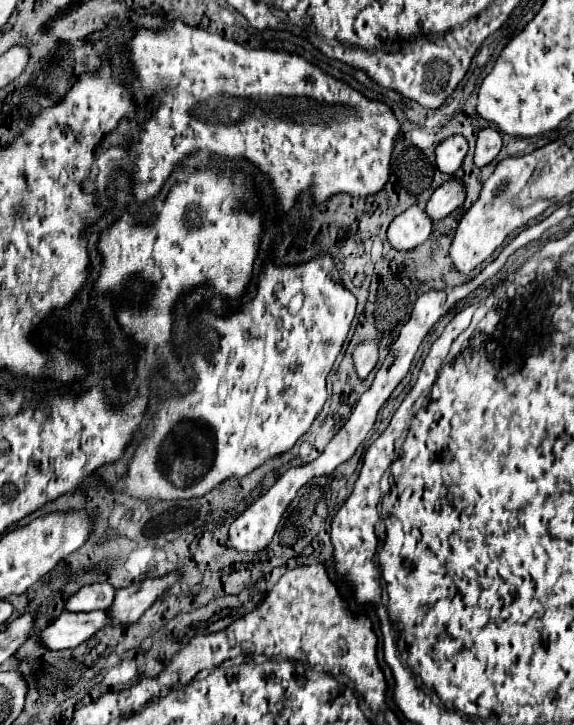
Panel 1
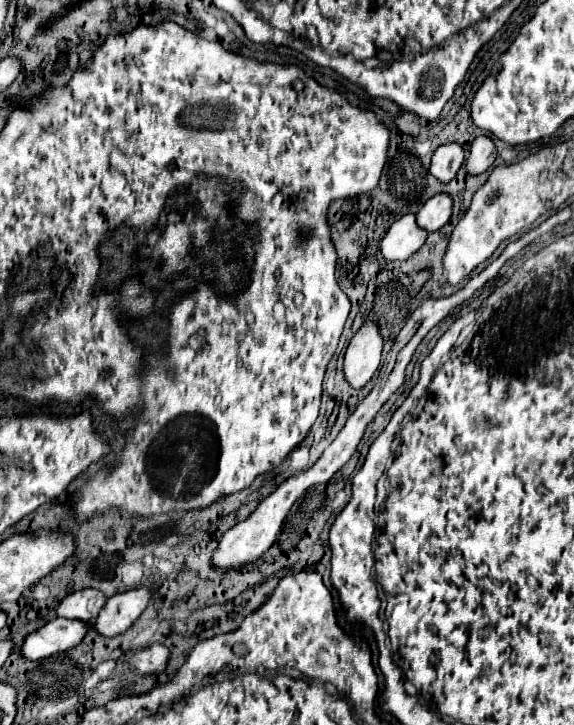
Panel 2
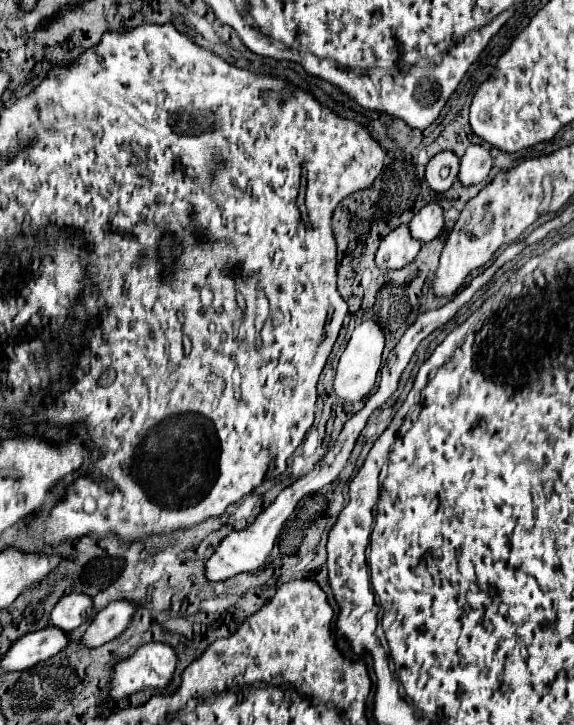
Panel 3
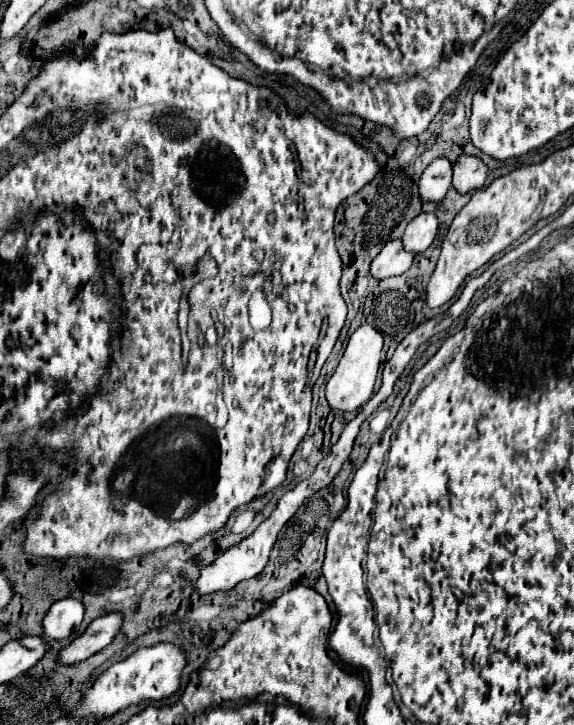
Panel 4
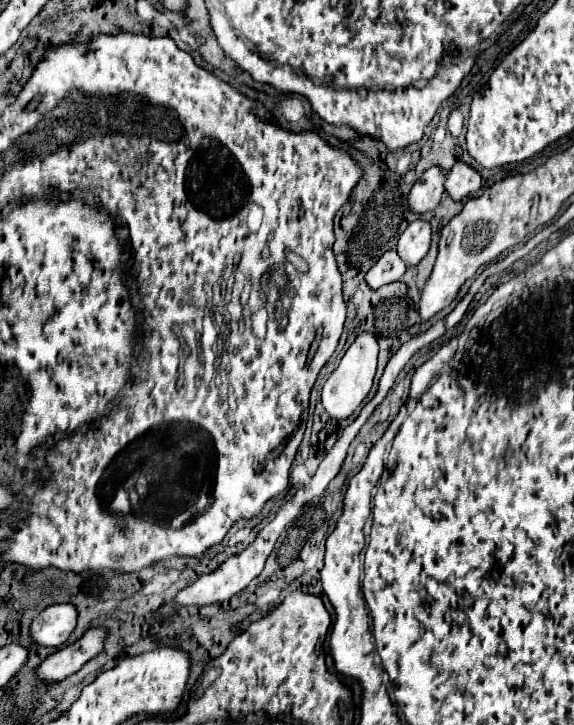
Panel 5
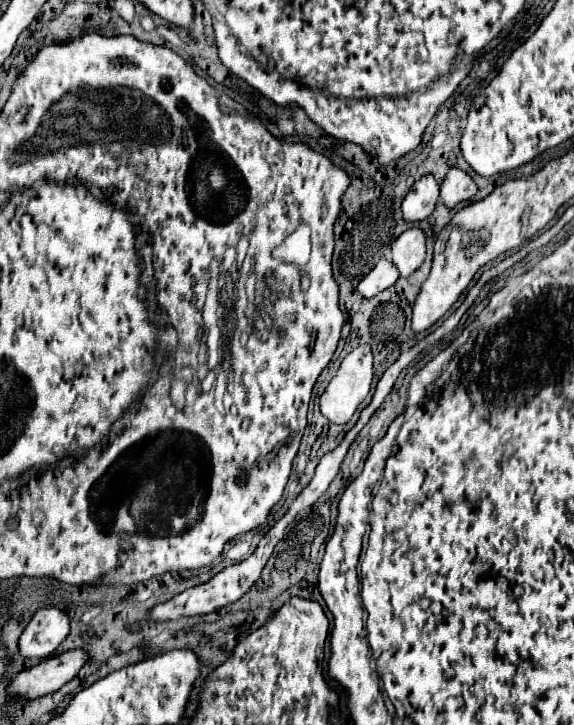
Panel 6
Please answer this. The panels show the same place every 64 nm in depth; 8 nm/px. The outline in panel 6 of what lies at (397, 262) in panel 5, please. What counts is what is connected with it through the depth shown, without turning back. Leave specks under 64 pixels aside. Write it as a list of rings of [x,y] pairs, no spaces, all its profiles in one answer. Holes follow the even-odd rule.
[[[382,258],[372,270],[370,274],[358,284],[358,294],[362,298],[372,298],[388,288],[392,288],[396,284],[398,276],[396,276],[396,268],[392,268],[392,264],[388,264],[388,258]]]

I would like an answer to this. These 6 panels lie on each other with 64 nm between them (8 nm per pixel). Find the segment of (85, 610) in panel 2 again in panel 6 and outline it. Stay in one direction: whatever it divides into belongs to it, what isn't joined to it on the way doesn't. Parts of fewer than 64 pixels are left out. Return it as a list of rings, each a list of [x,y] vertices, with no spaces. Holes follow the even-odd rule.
[[[40,608],[18,640],[18,656],[22,660],[48,658],[68,636],[70,620],[66,612],[56,608]]]

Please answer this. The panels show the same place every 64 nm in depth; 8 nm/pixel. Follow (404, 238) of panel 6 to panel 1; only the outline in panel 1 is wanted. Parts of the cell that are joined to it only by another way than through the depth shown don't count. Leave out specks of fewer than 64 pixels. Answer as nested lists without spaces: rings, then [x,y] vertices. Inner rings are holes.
[[[448,180],[430,196],[426,204],[428,218],[436,224],[450,216],[464,202],[464,186],[458,180]]]

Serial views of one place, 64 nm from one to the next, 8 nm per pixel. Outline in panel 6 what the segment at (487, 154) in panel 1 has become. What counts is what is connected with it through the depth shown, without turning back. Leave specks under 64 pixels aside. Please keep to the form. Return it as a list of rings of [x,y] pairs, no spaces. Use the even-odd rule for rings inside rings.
[[[452,168],[440,186],[440,198],[446,208],[456,208],[462,202],[470,202],[476,192],[478,188],[472,178],[458,168]]]

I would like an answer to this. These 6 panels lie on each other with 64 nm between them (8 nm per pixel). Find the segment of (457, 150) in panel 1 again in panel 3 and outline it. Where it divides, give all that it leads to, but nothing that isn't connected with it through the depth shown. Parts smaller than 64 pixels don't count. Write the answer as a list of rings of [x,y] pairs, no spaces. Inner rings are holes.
[[[440,152],[436,154],[428,166],[426,166],[426,174],[424,174],[424,180],[428,184],[428,188],[436,194],[442,194],[442,192],[448,192],[450,186],[454,184],[456,180],[456,172],[458,172],[458,158],[452,154],[452,152]]]

